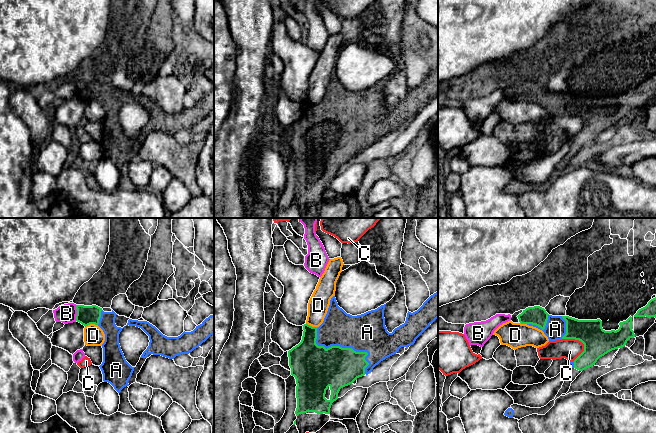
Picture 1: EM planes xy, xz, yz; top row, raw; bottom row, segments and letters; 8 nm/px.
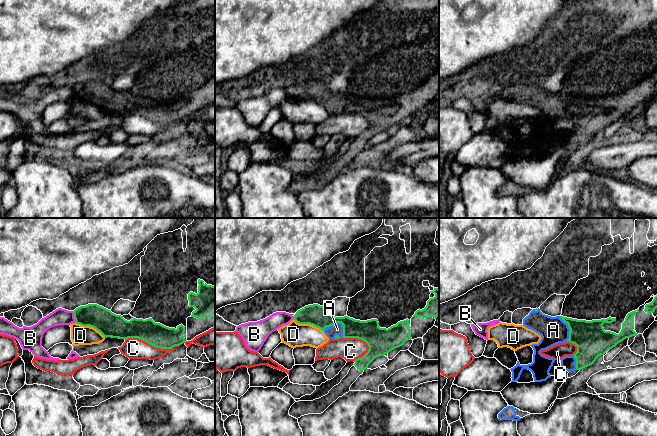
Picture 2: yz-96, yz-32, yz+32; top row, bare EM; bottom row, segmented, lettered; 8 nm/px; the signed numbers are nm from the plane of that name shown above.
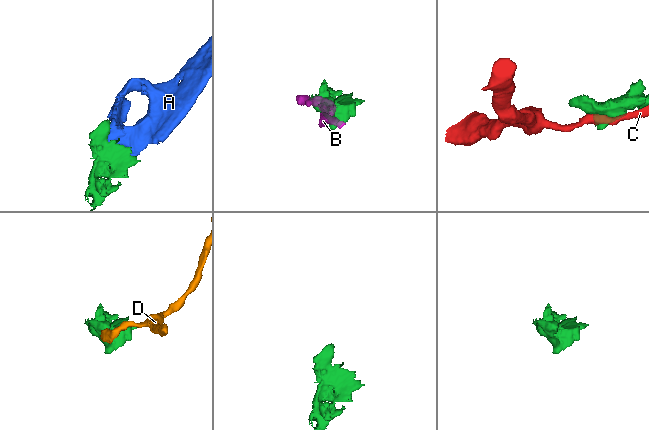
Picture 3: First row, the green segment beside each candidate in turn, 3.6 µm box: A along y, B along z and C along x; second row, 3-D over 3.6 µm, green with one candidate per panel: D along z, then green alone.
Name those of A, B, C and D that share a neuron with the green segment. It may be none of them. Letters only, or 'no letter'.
A

